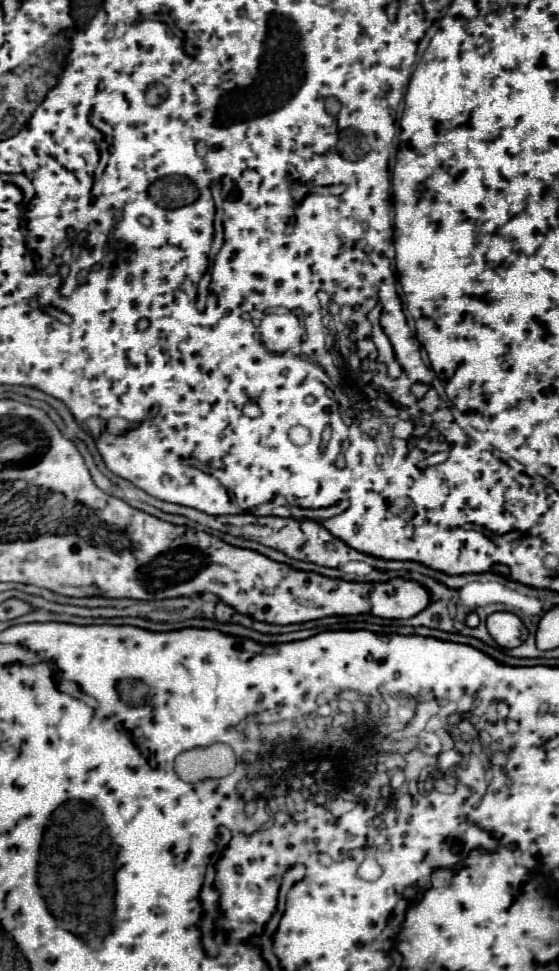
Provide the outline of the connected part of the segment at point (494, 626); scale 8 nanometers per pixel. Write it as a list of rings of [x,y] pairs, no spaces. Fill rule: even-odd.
[[[493,613],[487,617],[487,629],[493,641],[503,649],[519,647],[527,639],[527,629],[515,613]]]

